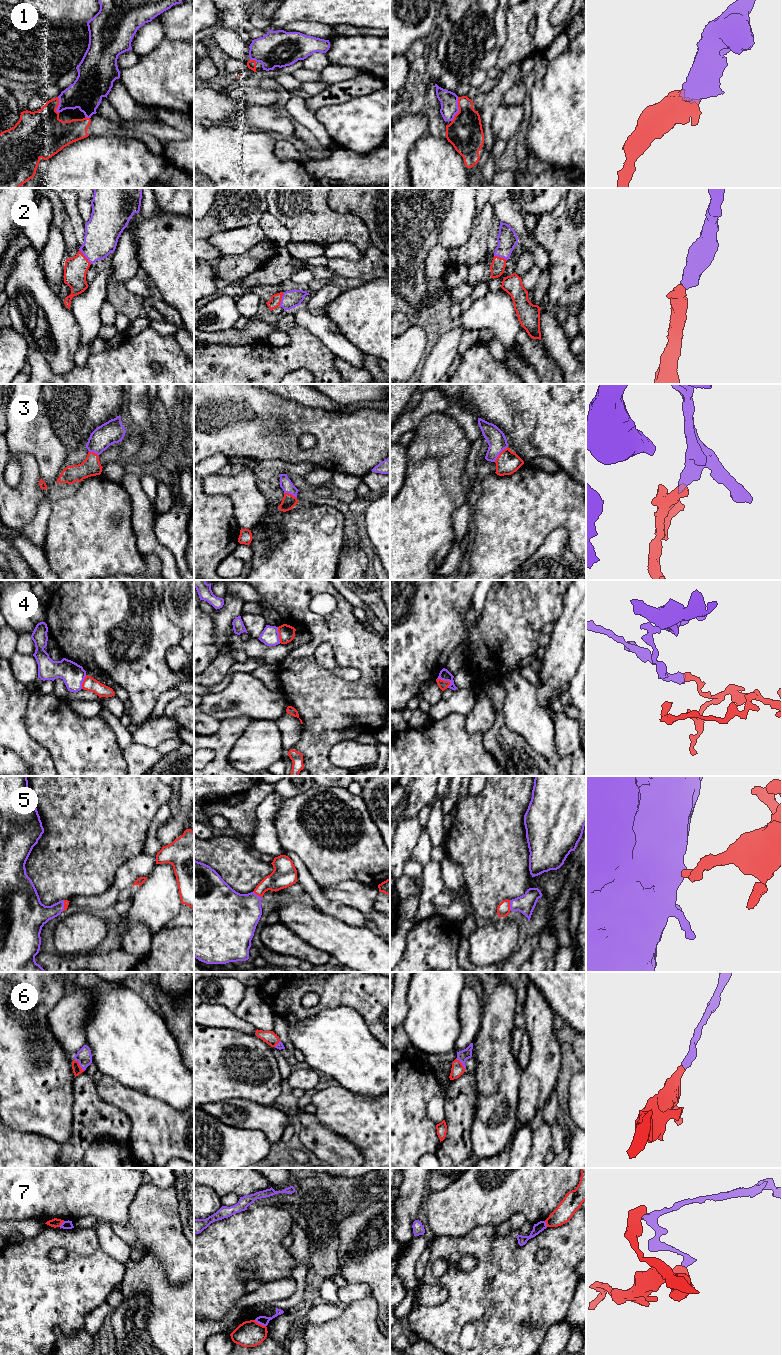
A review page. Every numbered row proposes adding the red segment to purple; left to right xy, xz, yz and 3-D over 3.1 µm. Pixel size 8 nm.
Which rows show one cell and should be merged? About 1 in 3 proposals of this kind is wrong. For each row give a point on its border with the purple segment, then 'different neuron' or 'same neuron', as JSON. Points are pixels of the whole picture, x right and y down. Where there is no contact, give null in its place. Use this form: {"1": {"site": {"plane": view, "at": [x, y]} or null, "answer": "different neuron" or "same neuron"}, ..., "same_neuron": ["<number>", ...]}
{"1": {"site": {"plane": "yz", "at": [458, 109]}, "answer": "same neuron"}, "2": {"site": {"plane": "xy", "at": [84, 255]}, "answer": "same neuron"}, "3": {"site": {"plane": "yz", "at": [499, 453]}, "answer": "same neuron"}, "4": {"site": {"plane": "yz", "at": [444, 680]}, "answer": "different neuron"}, "5": {"site": {"plane": "yz", "at": [510, 905]}, "answer": "same neuron"}, "6": {"site": {"plane": "xy", "at": [79, 1064]}, "answer": "same neuron"}, "7": {"site": {"plane": "xz", "at": [260, 1323]}, "answer": "different neuron"}, "same_neuron": ["1", "2", "3", "5", "6"]}

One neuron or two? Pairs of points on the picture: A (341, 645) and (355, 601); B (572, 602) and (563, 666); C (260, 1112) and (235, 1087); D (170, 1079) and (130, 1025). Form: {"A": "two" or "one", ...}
{"A": "two", "B": "one", "C": "two", "D": "one"}

